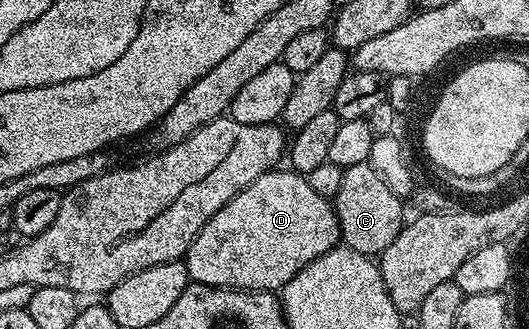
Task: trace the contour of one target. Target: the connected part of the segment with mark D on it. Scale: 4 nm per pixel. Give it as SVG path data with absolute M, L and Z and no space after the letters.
M276 168L253 180L203 225L185 255L187 276L206 286L279 292L301 268L340 242L334 205L317 196L304 175Z

